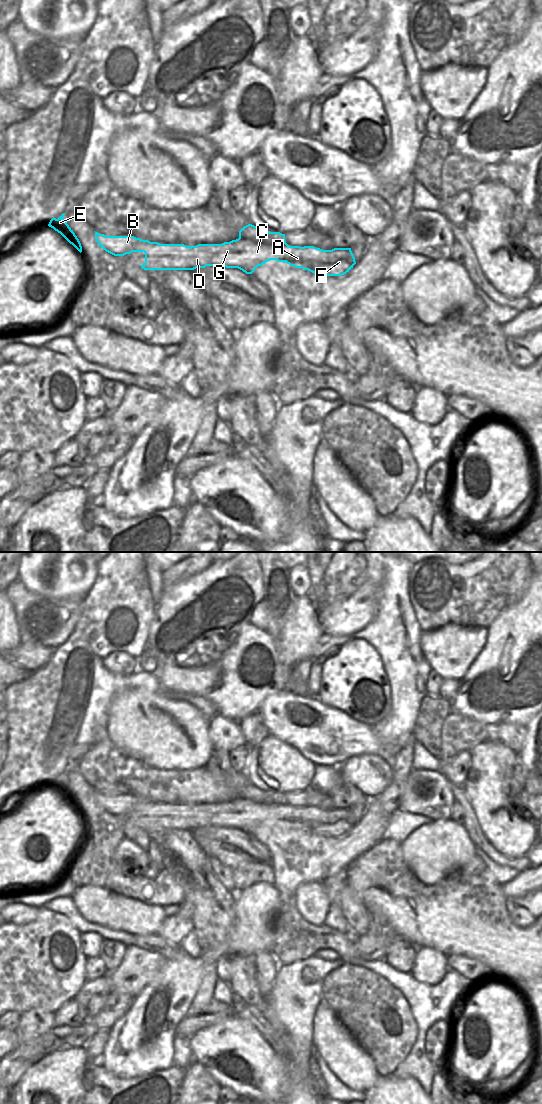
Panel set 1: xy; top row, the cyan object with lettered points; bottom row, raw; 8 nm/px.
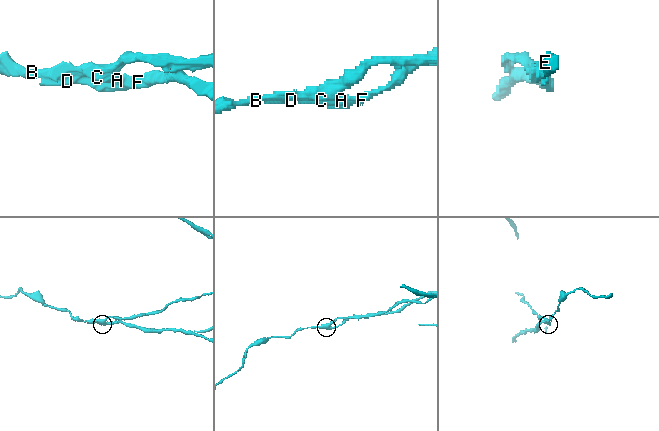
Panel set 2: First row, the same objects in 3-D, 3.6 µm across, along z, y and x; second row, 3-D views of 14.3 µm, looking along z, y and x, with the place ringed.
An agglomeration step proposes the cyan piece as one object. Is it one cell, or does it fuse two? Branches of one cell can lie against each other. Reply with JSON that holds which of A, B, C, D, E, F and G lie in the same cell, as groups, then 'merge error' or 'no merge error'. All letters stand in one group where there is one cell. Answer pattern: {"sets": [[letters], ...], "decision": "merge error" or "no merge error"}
{"sets": [["A", "C", "D", "F", "G"], ["B", "E"]], "decision": "merge error"}

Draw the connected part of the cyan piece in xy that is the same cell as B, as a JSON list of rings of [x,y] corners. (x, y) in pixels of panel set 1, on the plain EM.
[[[95,792],[95,799],[103,810],[114,816],[124,816],[132,812],[144,812],[145,816],[168,816],[170,812],[190,807],[184,804],[160,804],[134,796],[106,796],[98,792]]]

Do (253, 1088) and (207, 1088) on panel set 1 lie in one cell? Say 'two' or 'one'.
two

